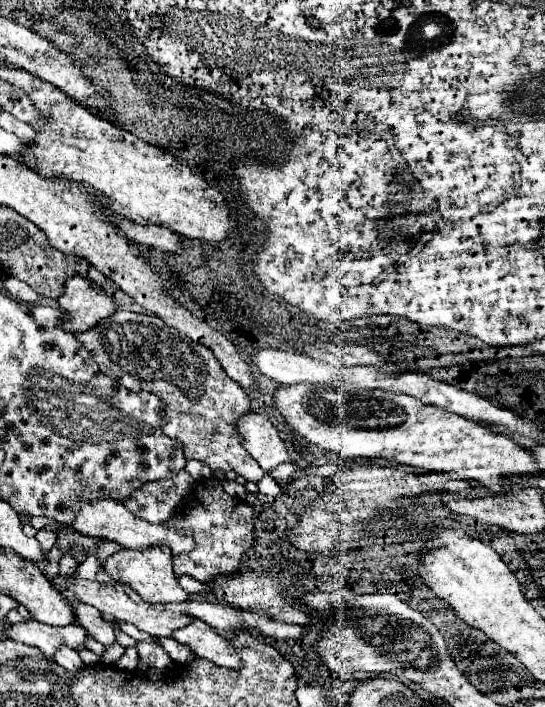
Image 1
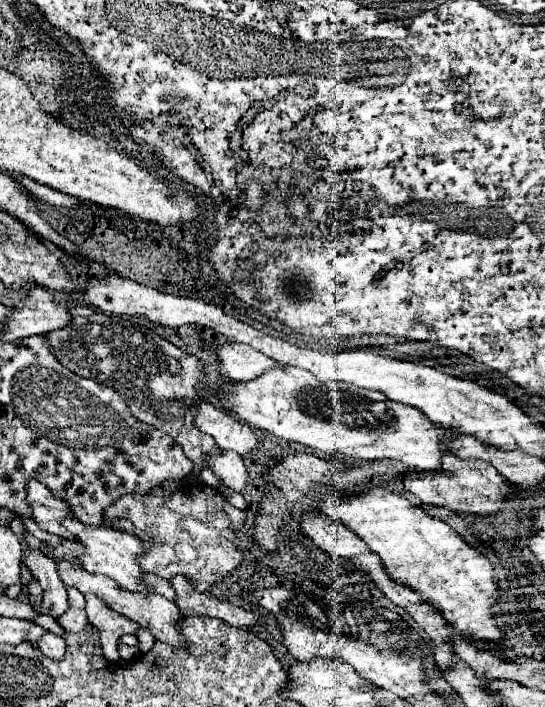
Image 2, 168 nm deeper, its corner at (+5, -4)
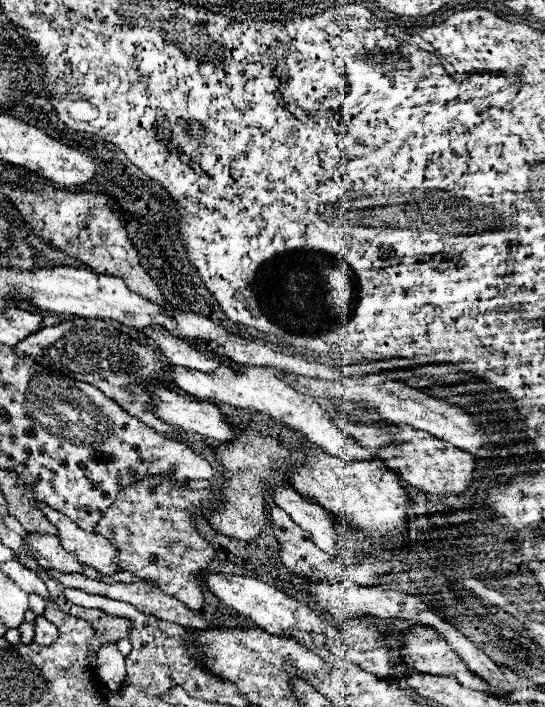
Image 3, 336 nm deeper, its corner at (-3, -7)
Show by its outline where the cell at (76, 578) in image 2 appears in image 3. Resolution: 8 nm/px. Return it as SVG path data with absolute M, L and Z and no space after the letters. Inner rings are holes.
M29 534L31 540L29 548L35 550L35 560L45 570L57 570L67 574L83 574L85 564L77 560L77 556L71 556L59 542L57 536L43 536L43 534Z

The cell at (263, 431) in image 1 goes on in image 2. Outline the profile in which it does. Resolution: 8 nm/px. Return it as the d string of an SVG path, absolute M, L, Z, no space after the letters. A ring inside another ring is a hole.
M201 401L193 419L195 427L209 433L221 449L231 449L239 455L249 455L257 449L255 433L239 419L231 417L225 409Z

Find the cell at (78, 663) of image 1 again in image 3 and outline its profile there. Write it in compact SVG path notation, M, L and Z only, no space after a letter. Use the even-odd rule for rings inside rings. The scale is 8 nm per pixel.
M37 616L35 626L37 626L37 630L35 630L33 642L41 644L41 646L51 646L59 638L59 630L45 616Z

